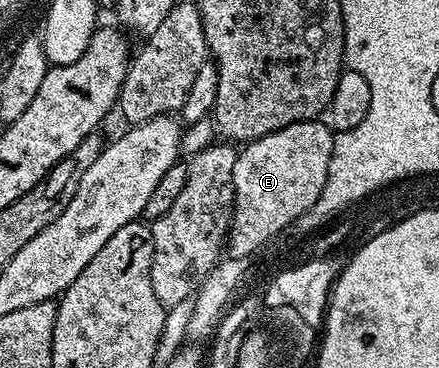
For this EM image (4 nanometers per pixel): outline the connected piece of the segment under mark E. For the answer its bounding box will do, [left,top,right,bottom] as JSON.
[226,119,334,260]

